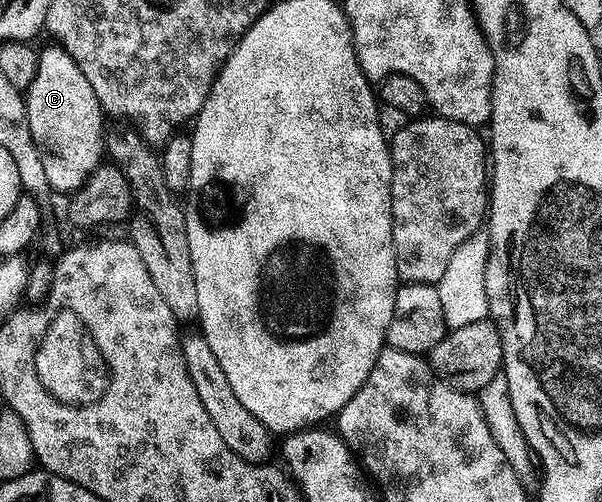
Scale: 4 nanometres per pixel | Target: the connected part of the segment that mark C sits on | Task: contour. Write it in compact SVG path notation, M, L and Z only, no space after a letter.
M54 45L40 48L35 77L23 94L27 125L31 125L31 137L35 137L35 145L43 157L47 181L55 191L78 191L93 170L102 166L105 155L106 116L99 97L95 97L95 89L91 89L91 81L83 77L83 69L75 65L64 48Z

